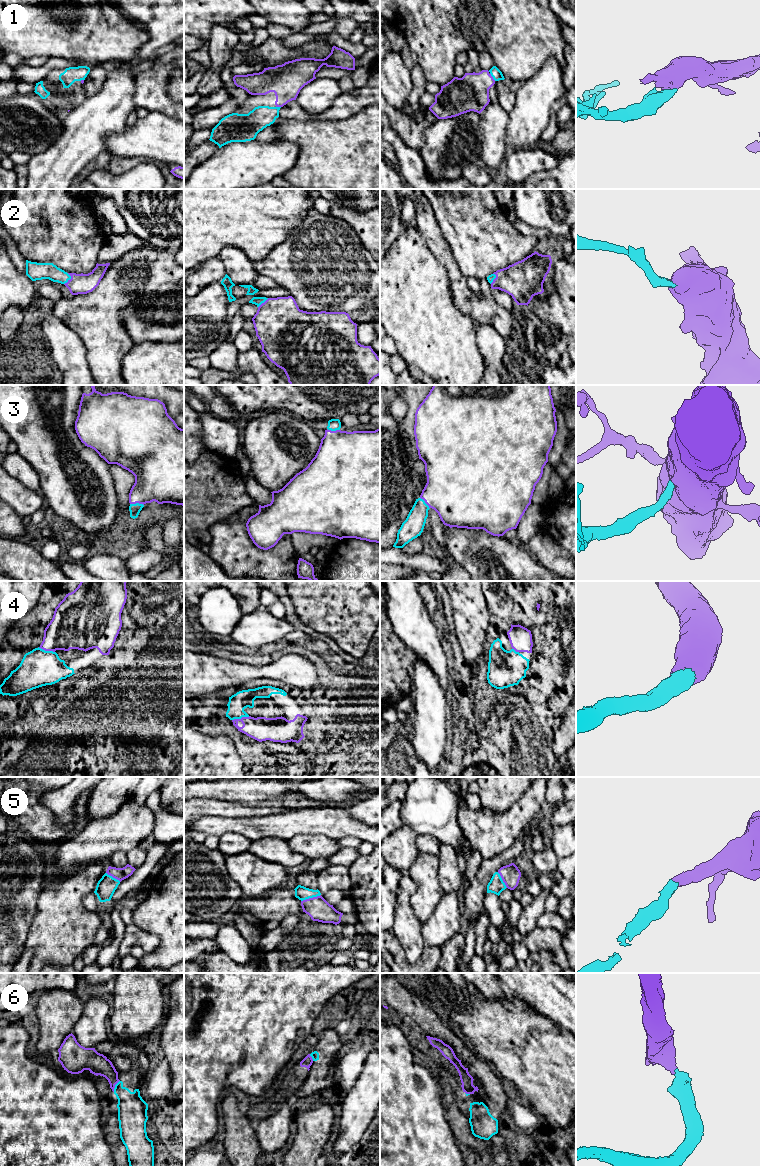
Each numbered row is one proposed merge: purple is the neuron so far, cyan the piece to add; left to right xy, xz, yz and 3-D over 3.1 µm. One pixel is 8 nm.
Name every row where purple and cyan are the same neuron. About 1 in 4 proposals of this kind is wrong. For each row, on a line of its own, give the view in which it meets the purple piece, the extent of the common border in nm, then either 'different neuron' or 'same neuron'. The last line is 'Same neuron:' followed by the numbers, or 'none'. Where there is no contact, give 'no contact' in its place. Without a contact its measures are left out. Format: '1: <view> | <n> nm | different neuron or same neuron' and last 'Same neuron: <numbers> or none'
1: yz | 80 nm | same neuron
2: xy | 100 nm | same neuron
3: xy | 110 nm | same neuron
4: xz | 150 nm | same neuron
5: xz | 170 nm | same neuron
6: xy | 110 nm | different neuron
Same neuron: 1, 2, 3, 4, 5

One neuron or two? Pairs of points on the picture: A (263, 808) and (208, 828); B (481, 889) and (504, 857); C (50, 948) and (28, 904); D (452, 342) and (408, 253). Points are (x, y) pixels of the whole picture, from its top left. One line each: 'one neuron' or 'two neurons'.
A: two neurons
B: one neuron
C: two neurons
D: one neuron

